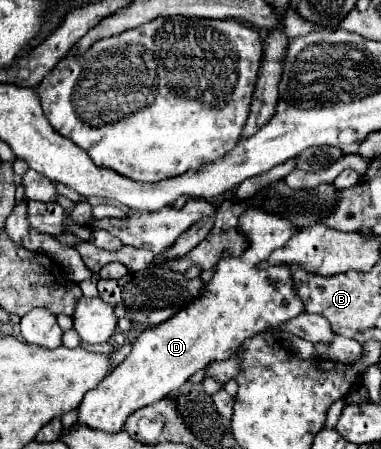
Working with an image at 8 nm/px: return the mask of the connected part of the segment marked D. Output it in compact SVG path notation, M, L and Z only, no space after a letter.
M248 206L240 214L238 232L248 240L246 252L238 258L224 252L214 266L212 280L204 284L204 292L192 304L176 312L172 320L156 324L156 328L144 328L138 334L124 362L84 396L78 408L78 422L104 432L118 432L132 412L168 398L194 372L204 370L206 364L230 358L246 338L276 332L284 322L304 312L304 302L296 294L290 268L258 270L276 248L282 248L298 232L292 220L262 206Z

